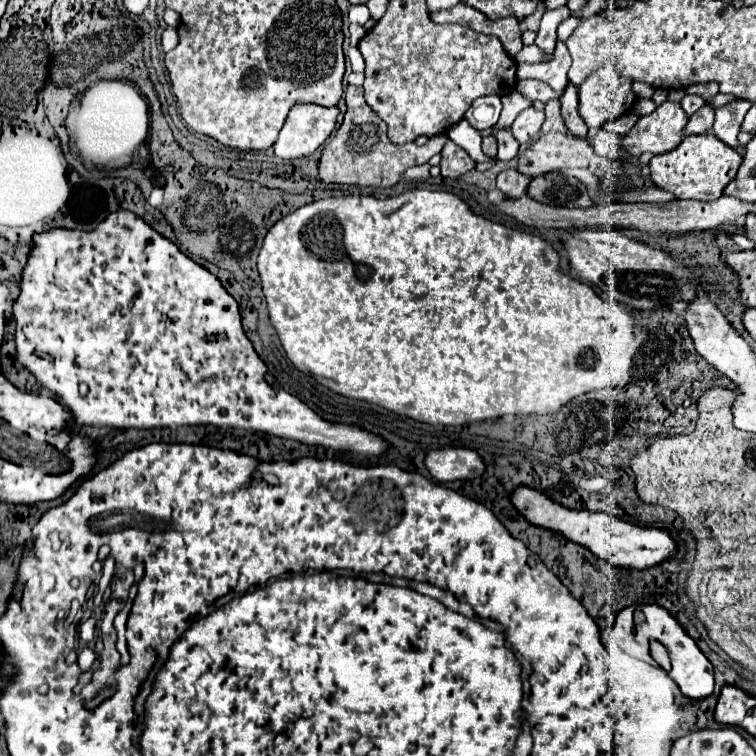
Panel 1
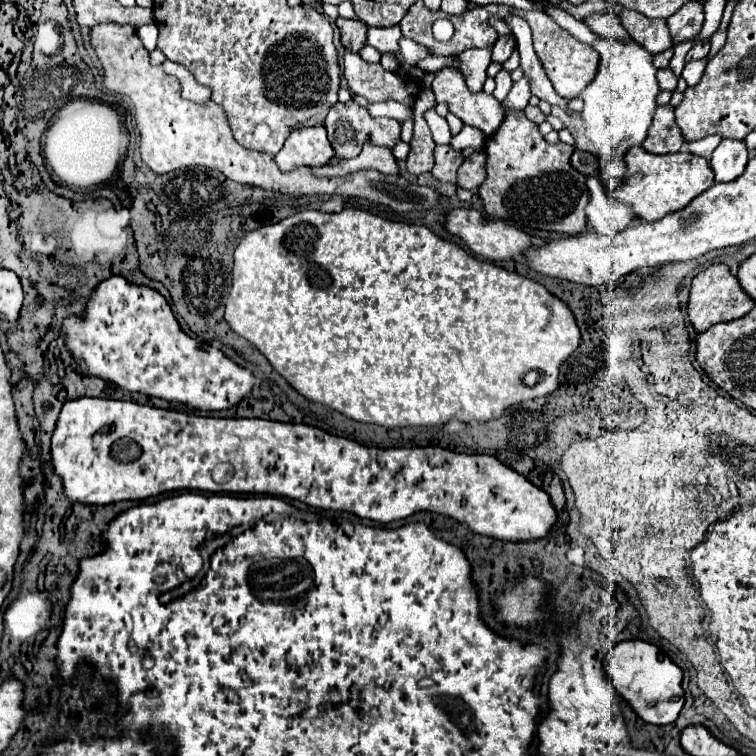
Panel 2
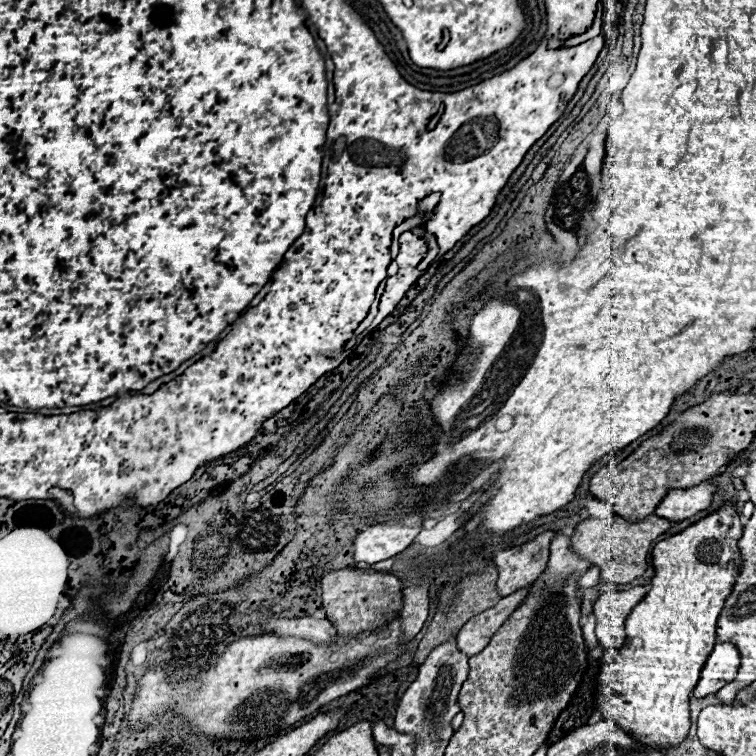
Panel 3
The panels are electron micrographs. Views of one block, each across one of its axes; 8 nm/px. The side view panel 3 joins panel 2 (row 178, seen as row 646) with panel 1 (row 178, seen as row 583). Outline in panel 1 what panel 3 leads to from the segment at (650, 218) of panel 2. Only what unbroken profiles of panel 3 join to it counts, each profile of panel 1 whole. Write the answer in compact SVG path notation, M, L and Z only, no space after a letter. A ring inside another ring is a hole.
M708 132L700 136L686 136L672 152L654 156L648 162L648 168L652 182L662 190L672 192L676 198L710 202L722 196L724 188L734 180L740 164L742 156L734 148L728 148L728 144L722 140L716 140L712 132Z

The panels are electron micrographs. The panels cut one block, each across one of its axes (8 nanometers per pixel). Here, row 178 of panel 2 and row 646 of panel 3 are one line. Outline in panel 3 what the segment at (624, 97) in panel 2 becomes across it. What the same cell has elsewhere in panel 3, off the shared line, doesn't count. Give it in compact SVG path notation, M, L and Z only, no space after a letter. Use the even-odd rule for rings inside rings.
M634 586L632 590L612 590L602 594L594 604L596 636L606 650L624 646L624 622L632 608L648 594L646 586Z

